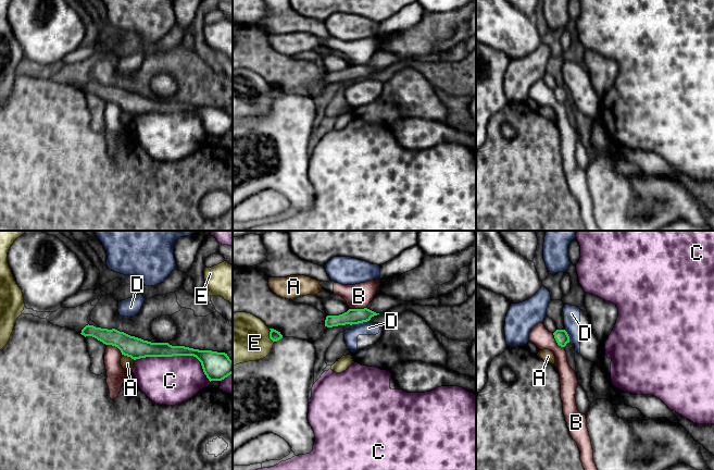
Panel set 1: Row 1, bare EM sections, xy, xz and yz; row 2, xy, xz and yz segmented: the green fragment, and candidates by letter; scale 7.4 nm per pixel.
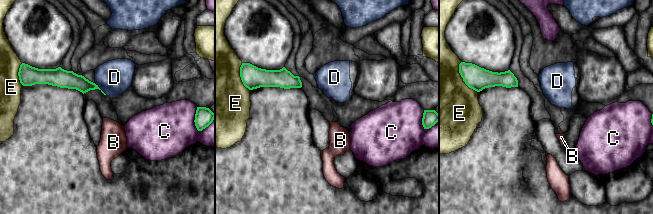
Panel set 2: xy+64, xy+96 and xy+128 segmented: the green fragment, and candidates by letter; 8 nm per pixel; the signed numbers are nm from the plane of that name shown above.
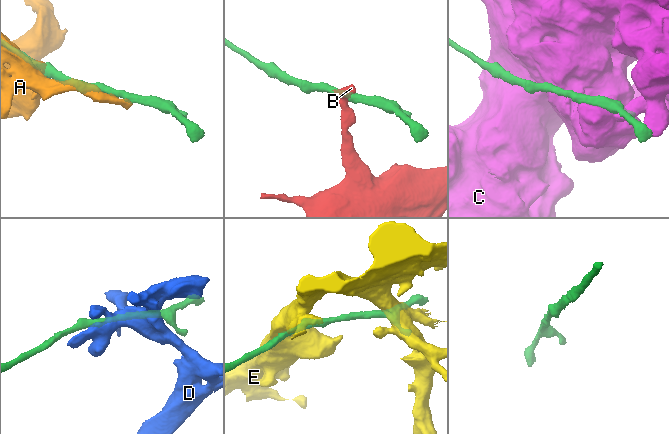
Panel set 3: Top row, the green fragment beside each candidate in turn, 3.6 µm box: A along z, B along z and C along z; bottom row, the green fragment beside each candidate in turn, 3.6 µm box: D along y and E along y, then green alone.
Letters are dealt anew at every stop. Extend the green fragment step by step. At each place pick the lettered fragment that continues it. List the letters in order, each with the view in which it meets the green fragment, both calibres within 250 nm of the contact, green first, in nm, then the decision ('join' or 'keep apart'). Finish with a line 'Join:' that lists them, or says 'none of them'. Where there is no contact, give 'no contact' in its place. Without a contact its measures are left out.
A: meets green in xy; 160 nm thick on the green side, 100 nm on the other; keep apart
B: meets green in xy; 160 nm thick on the green side, 140 nm on the other; keep apart
C: meets green in xy; 150 nm thick on the green side, 360 nm on the other; keep apart
D: meets green in xz; 110 nm thick on the green side, 100 nm on the other; keep apart
E: meets green in xz; 80 nm thick on the green side, 380 nm on the other; keep apart
Join: none of them

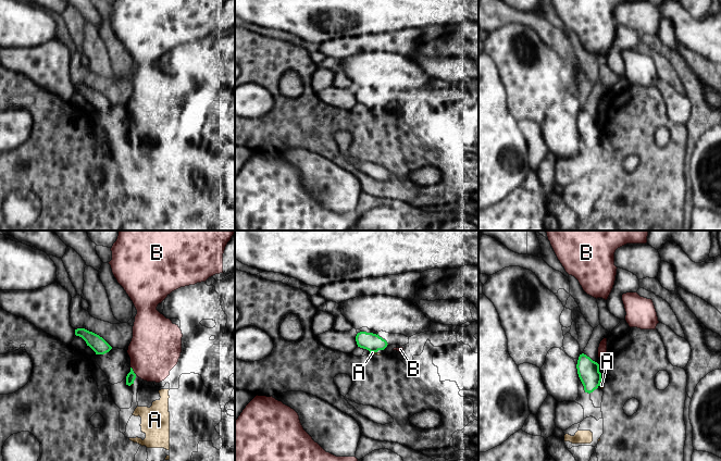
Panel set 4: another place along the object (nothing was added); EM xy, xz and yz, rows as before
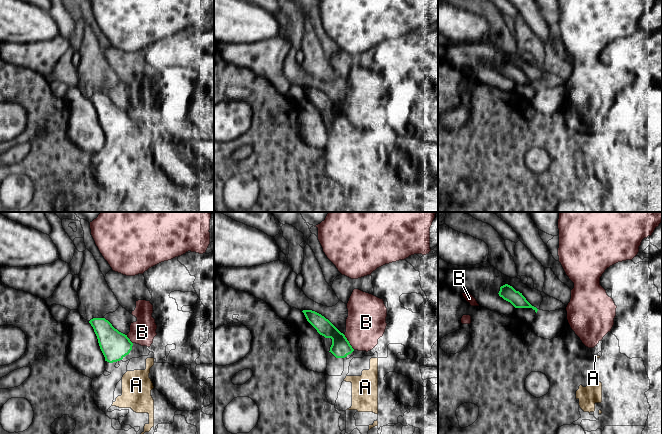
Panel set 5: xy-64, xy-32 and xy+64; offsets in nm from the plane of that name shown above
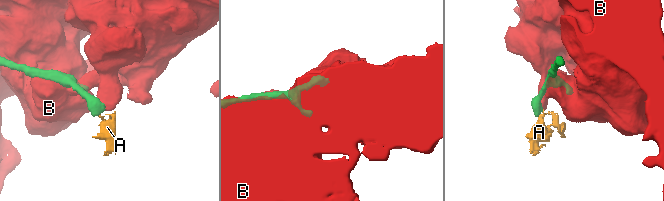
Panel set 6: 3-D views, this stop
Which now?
A: meets green in xz; 140 nm thick on the green side, 20 nm on the other; join
B: meets green in xy; 70 nm thick on the green side, 380 nm on the other; keep apart
Join: A

